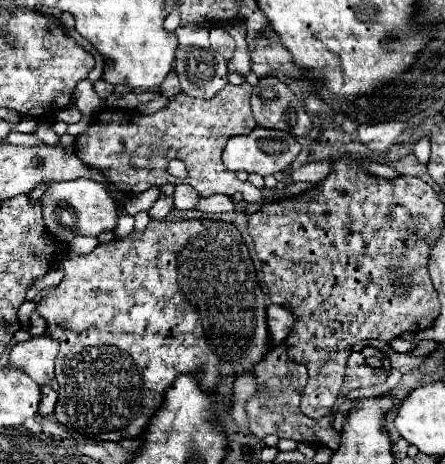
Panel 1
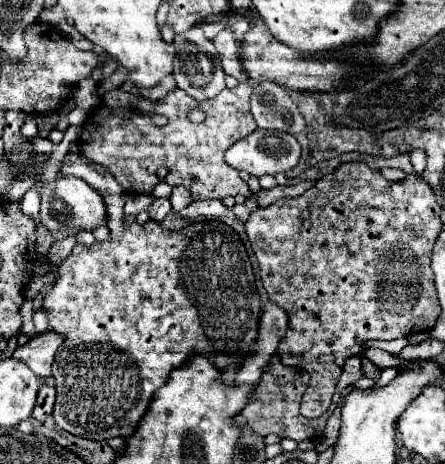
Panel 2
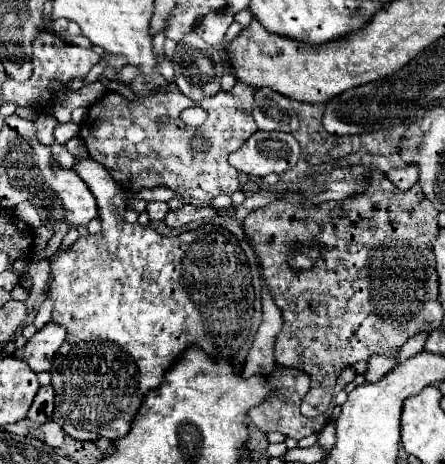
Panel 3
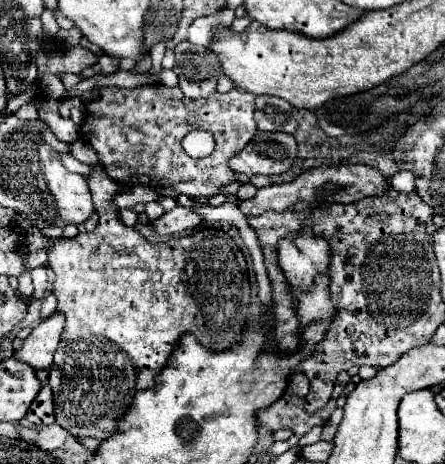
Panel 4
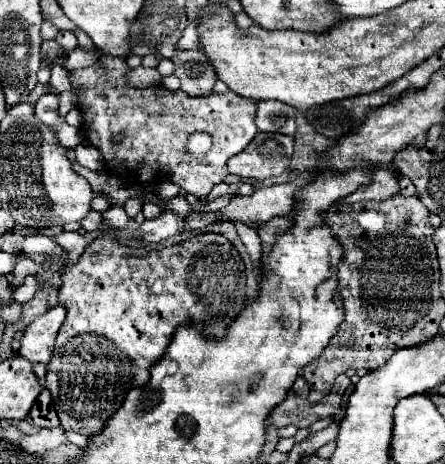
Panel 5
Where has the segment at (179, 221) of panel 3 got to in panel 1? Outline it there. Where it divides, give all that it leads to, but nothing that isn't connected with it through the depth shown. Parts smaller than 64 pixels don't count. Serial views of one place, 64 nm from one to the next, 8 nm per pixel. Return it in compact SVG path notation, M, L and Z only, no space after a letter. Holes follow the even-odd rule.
M208 196L208 198L200 198L196 204L196 210L206 212L206 214L222 214L222 212L232 212L234 210L234 202L228 196Z

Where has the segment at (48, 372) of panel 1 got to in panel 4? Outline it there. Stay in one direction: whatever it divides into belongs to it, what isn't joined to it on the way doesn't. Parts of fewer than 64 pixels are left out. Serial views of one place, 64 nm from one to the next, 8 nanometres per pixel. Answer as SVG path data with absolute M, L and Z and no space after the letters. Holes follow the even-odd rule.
M54 312L30 332L30 336L24 340L22 348L14 352L14 356L30 364L34 370L50 368L62 330L64 330L64 316L60 312Z

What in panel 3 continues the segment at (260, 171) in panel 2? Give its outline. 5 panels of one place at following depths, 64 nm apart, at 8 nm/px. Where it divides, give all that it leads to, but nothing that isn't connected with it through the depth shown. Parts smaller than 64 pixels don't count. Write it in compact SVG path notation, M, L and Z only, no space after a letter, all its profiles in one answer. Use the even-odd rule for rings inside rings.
M256 132L228 160L230 166L234 166L238 172L262 178L294 168L298 158L300 146L292 134Z

